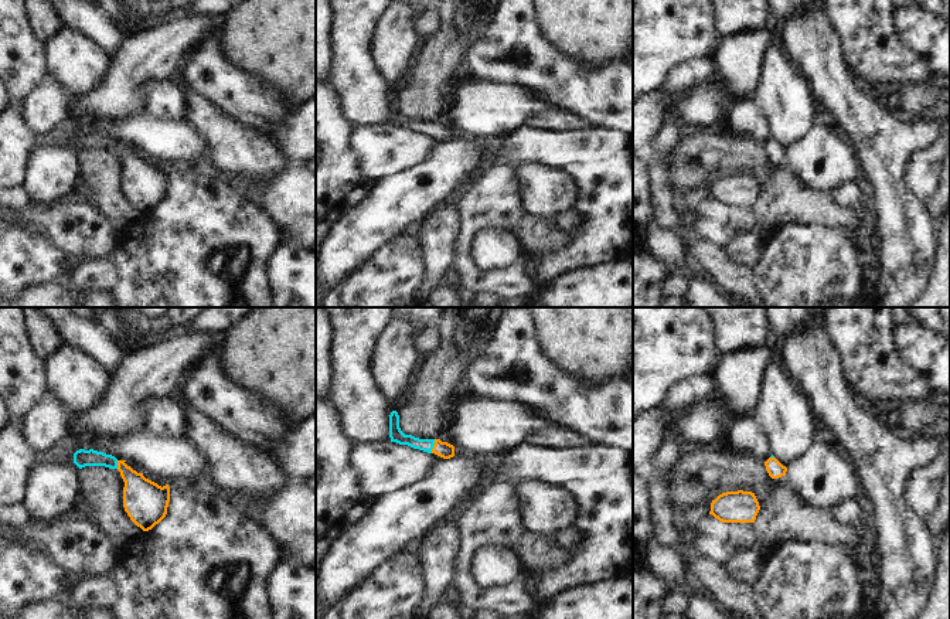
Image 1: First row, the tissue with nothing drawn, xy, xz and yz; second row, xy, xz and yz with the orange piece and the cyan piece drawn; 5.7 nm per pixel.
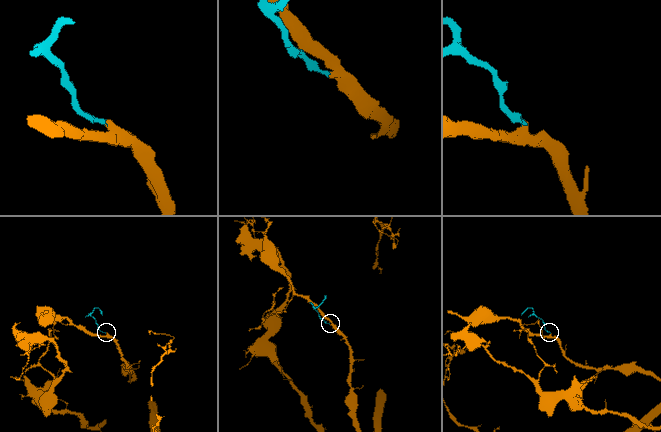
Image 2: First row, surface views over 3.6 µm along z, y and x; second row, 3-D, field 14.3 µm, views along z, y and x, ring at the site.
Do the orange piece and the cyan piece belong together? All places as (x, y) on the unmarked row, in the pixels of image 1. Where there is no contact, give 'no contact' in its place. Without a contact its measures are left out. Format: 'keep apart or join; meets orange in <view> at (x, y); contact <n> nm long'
join; meets orange in xz at (433, 129); contact 80 nm long

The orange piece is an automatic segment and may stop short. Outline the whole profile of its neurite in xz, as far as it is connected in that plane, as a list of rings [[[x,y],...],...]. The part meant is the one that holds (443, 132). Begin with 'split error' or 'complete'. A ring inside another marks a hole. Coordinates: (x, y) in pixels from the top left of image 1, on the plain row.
split error | [[[392,93],[389,98],[389,120],[391,125],[435,136],[443,142],[454,139],[454,129],[447,125],[442,125],[440,122],[419,122],[412,118],[405,118],[399,110],[399,98],[396,93]]]

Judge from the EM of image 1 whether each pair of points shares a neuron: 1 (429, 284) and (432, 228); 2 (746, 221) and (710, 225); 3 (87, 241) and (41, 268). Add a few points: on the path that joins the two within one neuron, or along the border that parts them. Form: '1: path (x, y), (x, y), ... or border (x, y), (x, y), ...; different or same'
1: path (436, 269), (436, 242); same
2: path (738, 221), (718, 223); same
3: border (37, 234), (57, 244), (71, 265); different

